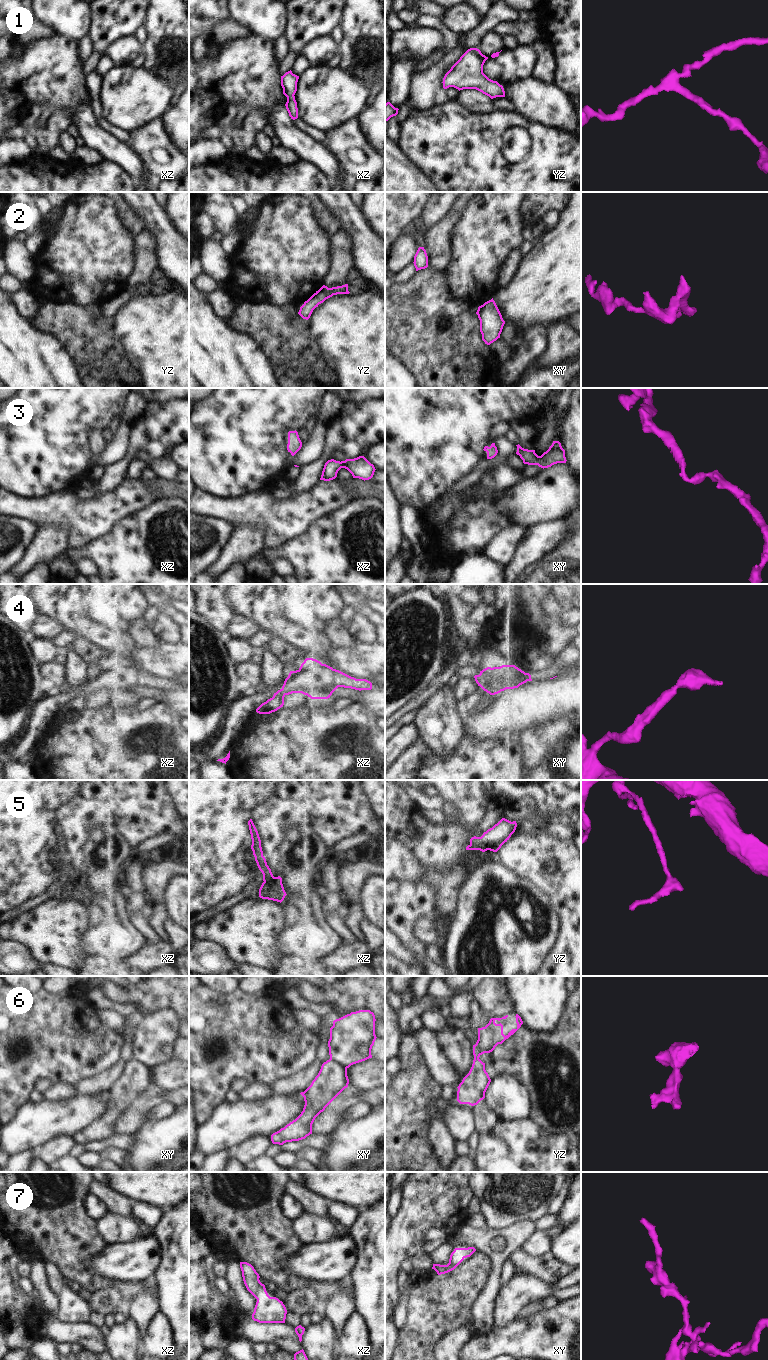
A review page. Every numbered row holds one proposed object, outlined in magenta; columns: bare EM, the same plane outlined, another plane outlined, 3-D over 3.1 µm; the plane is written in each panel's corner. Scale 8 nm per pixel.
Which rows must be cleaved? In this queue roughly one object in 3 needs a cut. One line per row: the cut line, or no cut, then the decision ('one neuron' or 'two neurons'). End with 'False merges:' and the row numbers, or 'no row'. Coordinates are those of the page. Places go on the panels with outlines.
1: no cut | one neuron
2: yz (300, 310), (298, 313) | two neurons
3: no cut | one neuron
4: no cut | one neuron
5: no cut | one neuron
6: xy (330, 1058), (346, 1068) | two neurons
7: no cut | one neuron
False merges: 2, 6

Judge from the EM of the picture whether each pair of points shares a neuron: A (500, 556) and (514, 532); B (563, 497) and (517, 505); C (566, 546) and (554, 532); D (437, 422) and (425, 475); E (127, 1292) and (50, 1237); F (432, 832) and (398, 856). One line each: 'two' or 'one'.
A: one
B: one
C: two
D: one
E: one
F: two

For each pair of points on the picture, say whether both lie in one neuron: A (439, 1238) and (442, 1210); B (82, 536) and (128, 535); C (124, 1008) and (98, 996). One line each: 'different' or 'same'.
A: different
B: different
C: same

